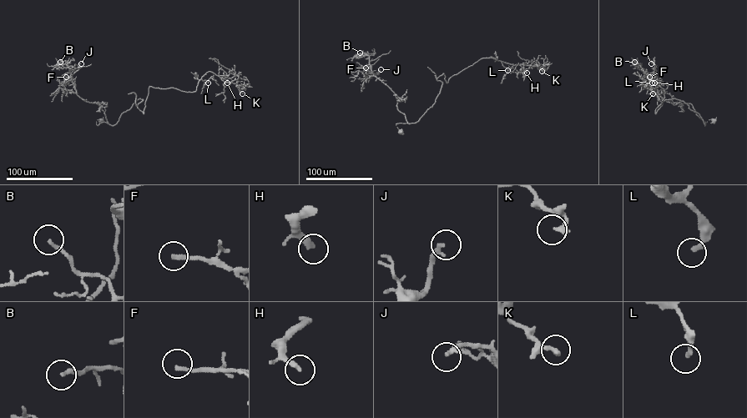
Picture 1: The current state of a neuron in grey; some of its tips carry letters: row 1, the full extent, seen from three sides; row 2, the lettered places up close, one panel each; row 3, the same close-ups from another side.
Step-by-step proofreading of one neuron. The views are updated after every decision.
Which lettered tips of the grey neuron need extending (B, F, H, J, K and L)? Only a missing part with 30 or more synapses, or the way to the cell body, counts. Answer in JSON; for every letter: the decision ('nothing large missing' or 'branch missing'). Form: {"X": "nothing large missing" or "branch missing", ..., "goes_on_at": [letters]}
{"B": "nothing large missing", "F": "branch missing", "H": "branch missing", "J": "nothing large missing", "K": "nothing large missing", "L": "branch missing", "goes_on_at": ["F", "H", "L"]}

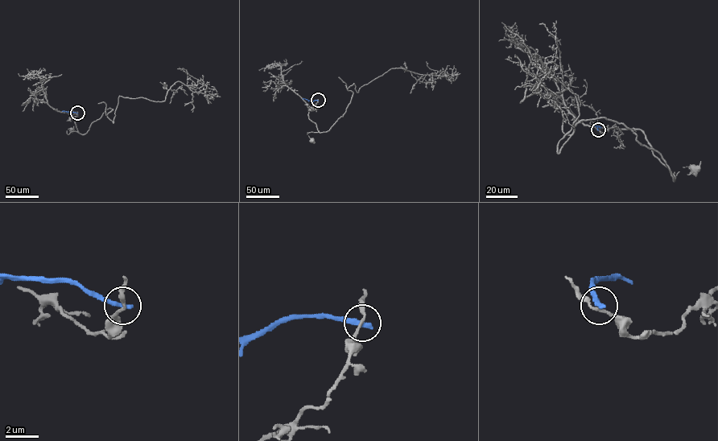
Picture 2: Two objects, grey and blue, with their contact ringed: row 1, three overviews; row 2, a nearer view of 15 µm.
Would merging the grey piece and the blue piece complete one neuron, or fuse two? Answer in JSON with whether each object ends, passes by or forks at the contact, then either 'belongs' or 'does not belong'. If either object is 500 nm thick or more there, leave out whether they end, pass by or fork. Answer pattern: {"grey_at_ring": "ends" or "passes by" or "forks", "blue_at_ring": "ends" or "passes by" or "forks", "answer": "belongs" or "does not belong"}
{"grey_at_ring": "passes by", "blue_at_ring": "ends", "answer": "does not belong"}

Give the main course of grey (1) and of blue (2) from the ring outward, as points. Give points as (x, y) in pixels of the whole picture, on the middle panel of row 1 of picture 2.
1: (318, 100), (308, 110), (308, 117), (315, 124), (319, 131), (307, 133), (311, 141)
2: (318, 100), (303, 98)

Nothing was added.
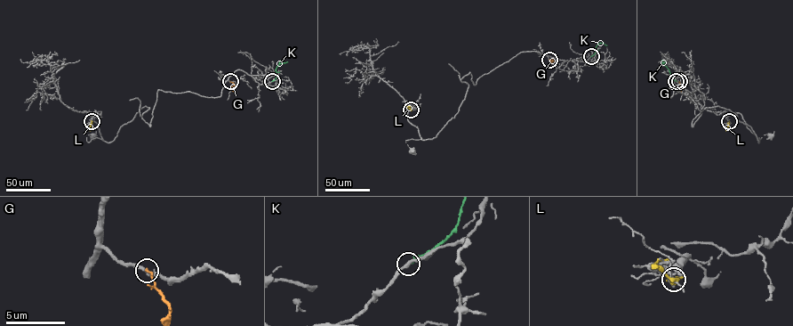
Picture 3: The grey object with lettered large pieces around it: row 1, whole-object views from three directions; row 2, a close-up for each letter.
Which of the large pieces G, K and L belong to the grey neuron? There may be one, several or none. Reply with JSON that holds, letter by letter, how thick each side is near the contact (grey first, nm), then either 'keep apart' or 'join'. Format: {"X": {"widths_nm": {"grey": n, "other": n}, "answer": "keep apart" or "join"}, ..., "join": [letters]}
{"G": {"widths_nm": {"grey": 340, "other": 200}, "answer": "keep apart"}, "K": {"widths_nm": {"grey": 300, "other": 180}, "answer": "keep apart"}, "L": {"widths_nm": {"grey": 200, "other": 260}, "answer": "keep apart"}, "join": []}

